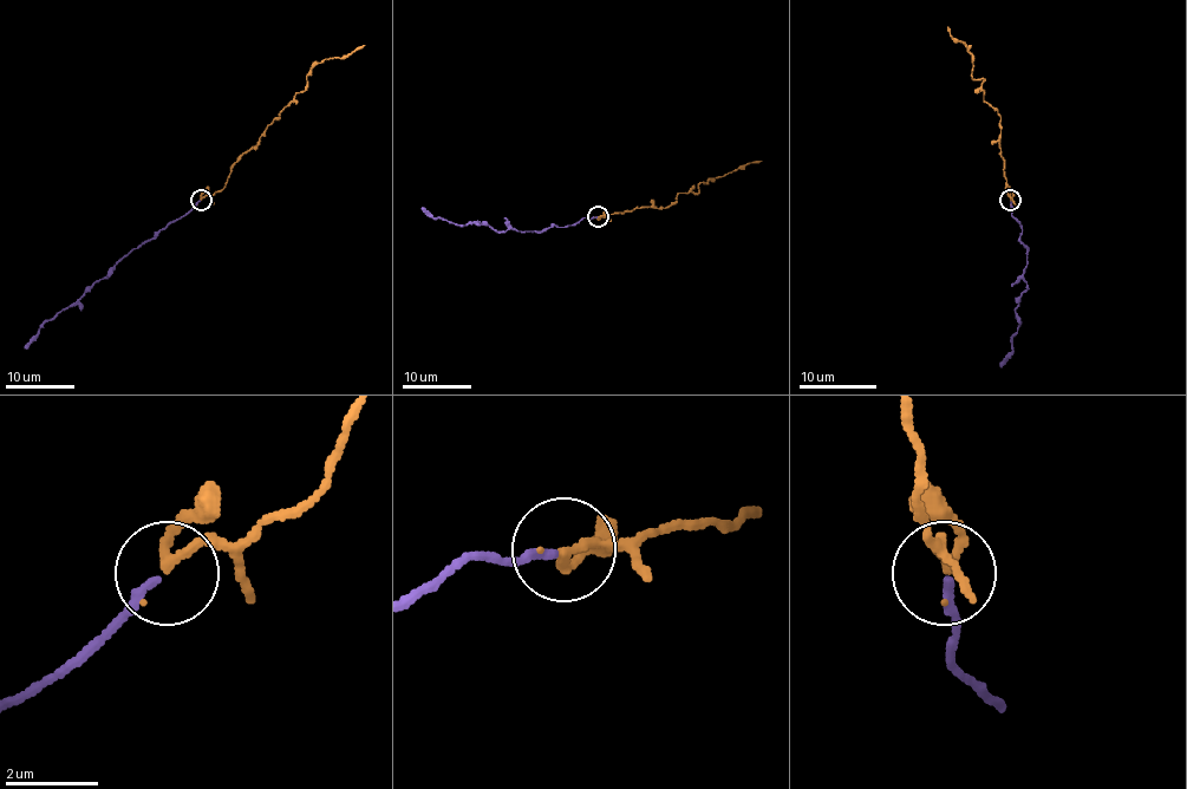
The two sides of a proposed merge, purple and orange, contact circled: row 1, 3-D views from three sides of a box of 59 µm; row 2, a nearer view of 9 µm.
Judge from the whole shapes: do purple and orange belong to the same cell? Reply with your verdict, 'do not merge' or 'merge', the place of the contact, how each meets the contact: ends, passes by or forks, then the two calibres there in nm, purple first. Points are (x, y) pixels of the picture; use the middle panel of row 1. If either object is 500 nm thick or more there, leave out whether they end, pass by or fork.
merge | (598, 216) | purple ends | orange passes by | 180/180 nm

